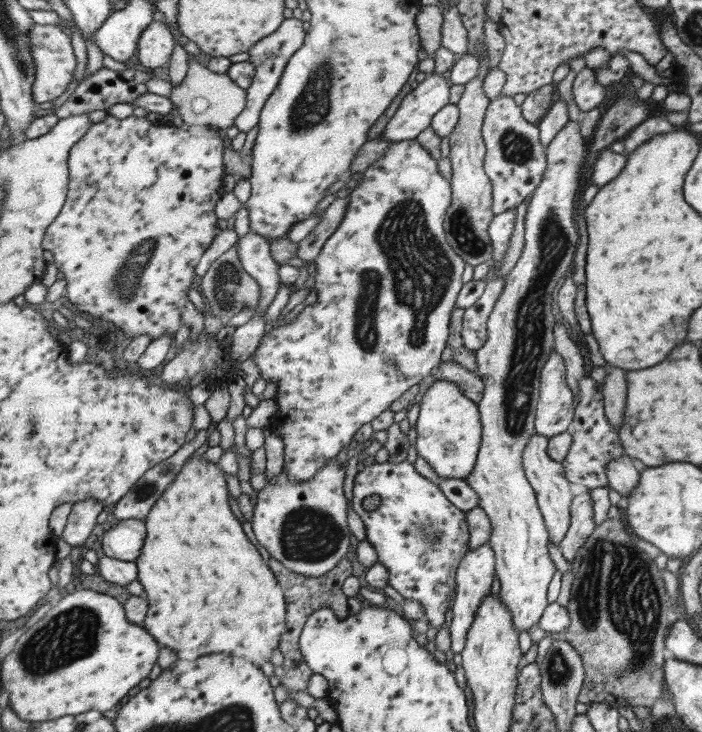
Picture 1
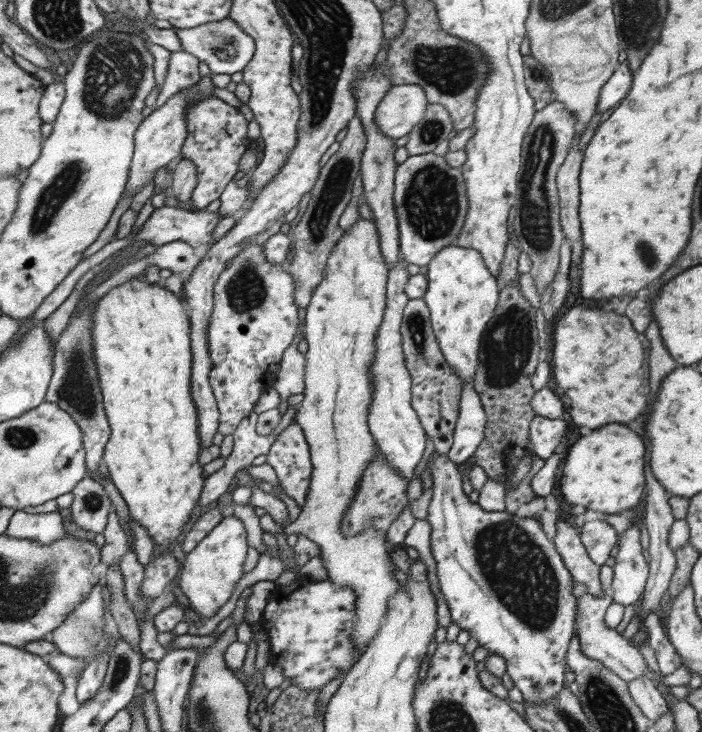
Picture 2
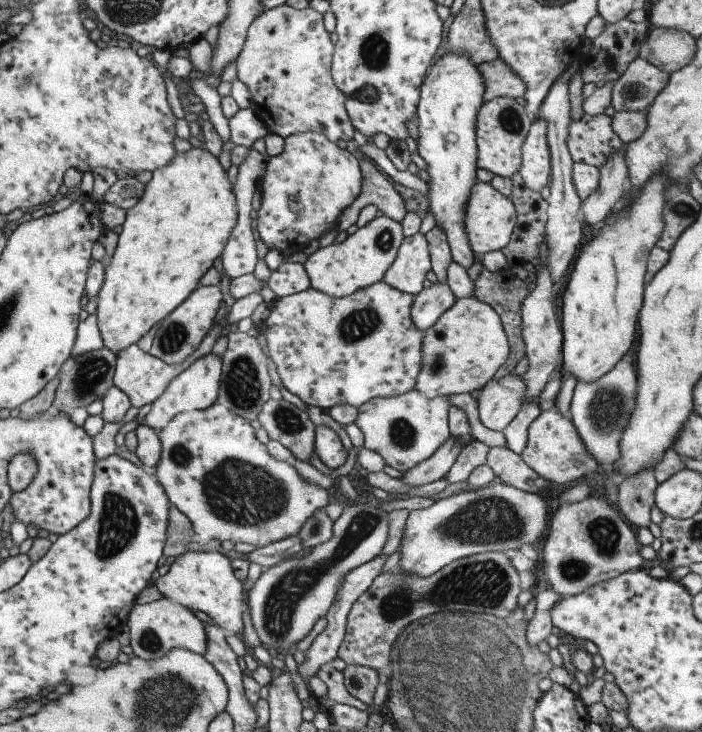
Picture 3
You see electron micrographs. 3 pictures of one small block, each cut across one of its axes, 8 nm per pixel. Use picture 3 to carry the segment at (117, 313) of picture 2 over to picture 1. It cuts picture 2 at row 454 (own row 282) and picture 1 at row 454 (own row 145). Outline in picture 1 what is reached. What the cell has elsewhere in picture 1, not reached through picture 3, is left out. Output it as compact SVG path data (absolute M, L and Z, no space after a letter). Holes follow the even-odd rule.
M202 451L195 452L184 462L174 482L164 490L164 494L156 500L150 512L145 516L144 523L146 523L146 530L148 530L145 540L146 544L142 546L140 556L135 563L137 564L137 579L144 587L148 604L150 604L148 618L146 618L146 630L148 630L148 634L152 634L160 642L164 642L164 646L168 646L172 652L176 652L177 660L190 660L192 662L192 660L196 660L198 656L204 656L204 654L220 654L220 652L232 654L234 652L236 656L242 656L242 658L252 662L252 664L256 664L255 666L260 668L270 660L274 650L279 648L281 637L287 632L286 600L284 600L282 586L278 583L274 571L270 569L269 565L266 566L264 564L264 558L262 558L260 550L246 538L246 534L242 530L242 523L236 519L232 509L230 509L232 497L230 497L230 492L228 492L225 476L224 471L216 463L204 458Z

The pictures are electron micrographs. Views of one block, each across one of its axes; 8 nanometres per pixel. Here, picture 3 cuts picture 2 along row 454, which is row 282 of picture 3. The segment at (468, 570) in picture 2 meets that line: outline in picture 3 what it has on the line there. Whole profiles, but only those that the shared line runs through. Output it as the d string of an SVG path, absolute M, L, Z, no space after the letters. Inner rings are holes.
M436 281L413 296L411 317L424 333L455 303L450 285Z

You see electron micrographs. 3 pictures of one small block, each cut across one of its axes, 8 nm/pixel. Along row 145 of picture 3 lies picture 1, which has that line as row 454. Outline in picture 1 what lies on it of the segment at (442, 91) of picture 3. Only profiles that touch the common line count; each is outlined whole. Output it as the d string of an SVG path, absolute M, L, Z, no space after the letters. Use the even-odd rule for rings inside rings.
M448 380L432 383L420 403L420 416L416 422L416 450L432 470L442 478L465 480L472 472L482 442L482 424L479 409L458 388L458 384Z

